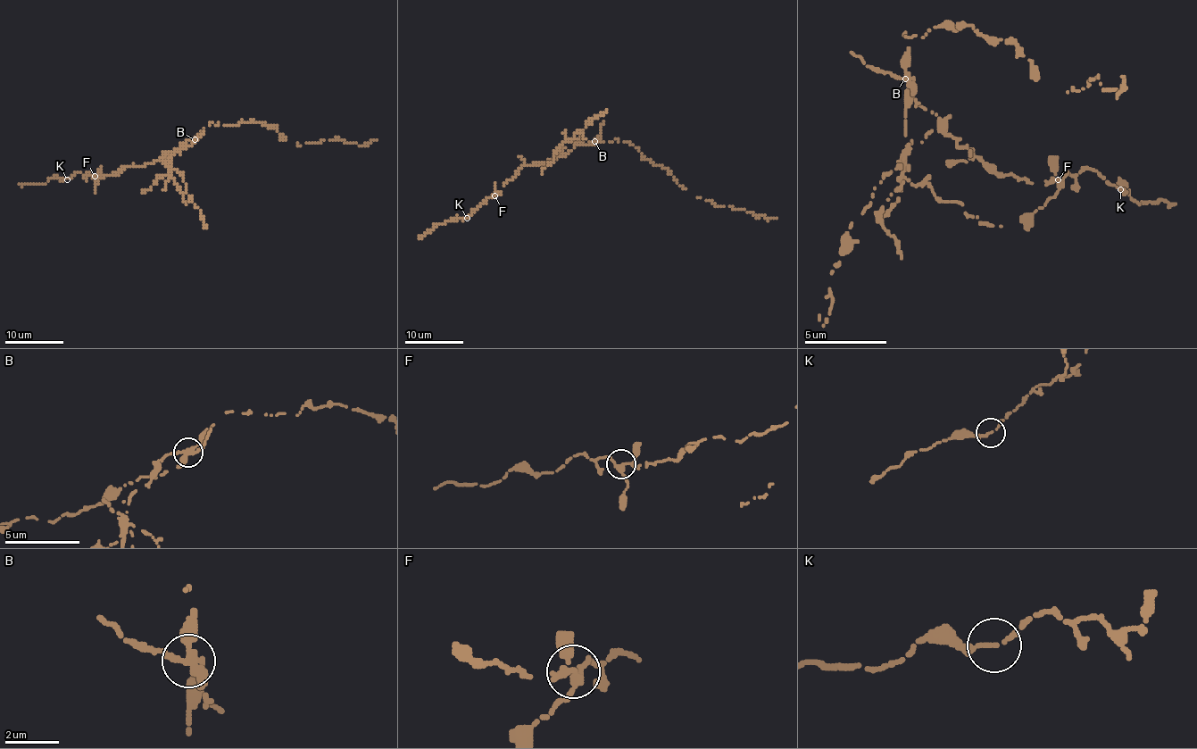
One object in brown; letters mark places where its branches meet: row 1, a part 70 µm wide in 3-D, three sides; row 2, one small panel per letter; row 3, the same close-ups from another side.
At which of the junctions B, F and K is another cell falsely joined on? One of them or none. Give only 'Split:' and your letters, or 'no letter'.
Split: B

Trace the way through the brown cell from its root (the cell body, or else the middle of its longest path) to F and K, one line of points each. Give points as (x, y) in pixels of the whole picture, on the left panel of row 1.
F: (202, 133), (150, 164), (141, 167), (127, 165), (115, 174), (104, 178), (95, 176)
K: (202, 133), (150, 164), (141, 167), (127, 165), (115, 174), (104, 178), (77, 171), (66, 178)

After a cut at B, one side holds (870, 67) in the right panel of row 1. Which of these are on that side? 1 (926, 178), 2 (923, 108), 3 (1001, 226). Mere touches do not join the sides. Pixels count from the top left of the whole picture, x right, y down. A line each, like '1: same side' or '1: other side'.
1: same side
2: other side
3: same side

